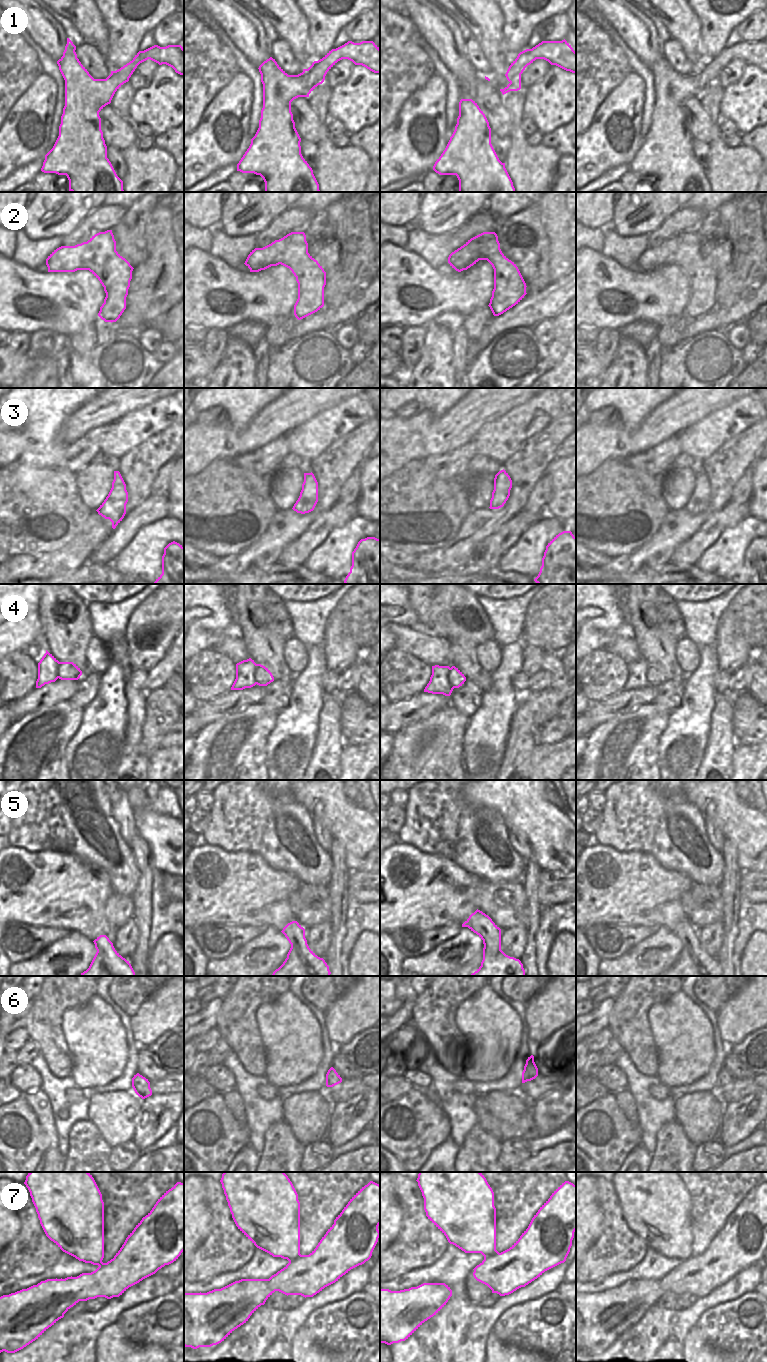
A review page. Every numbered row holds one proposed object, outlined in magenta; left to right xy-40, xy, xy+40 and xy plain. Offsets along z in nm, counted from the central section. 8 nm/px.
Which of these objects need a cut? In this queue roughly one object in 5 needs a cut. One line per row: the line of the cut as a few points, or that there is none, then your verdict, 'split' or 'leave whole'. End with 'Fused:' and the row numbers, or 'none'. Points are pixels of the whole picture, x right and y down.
1: no cut; leave whole
2: no cut; leave whole
3: no cut; leave whole
4: no cut; leave whole
5: no cut; leave whole
6: no cut; leave whole
7: no cut; leave whole
Fused: none

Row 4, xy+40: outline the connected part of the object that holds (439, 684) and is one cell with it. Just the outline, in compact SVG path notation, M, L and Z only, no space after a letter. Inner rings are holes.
M432 666L430 681L424 692L450 696L454 688L459 688L466 681L464 674L455 666Z

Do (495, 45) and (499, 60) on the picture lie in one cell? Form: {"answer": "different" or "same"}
{"answer": "same"}

